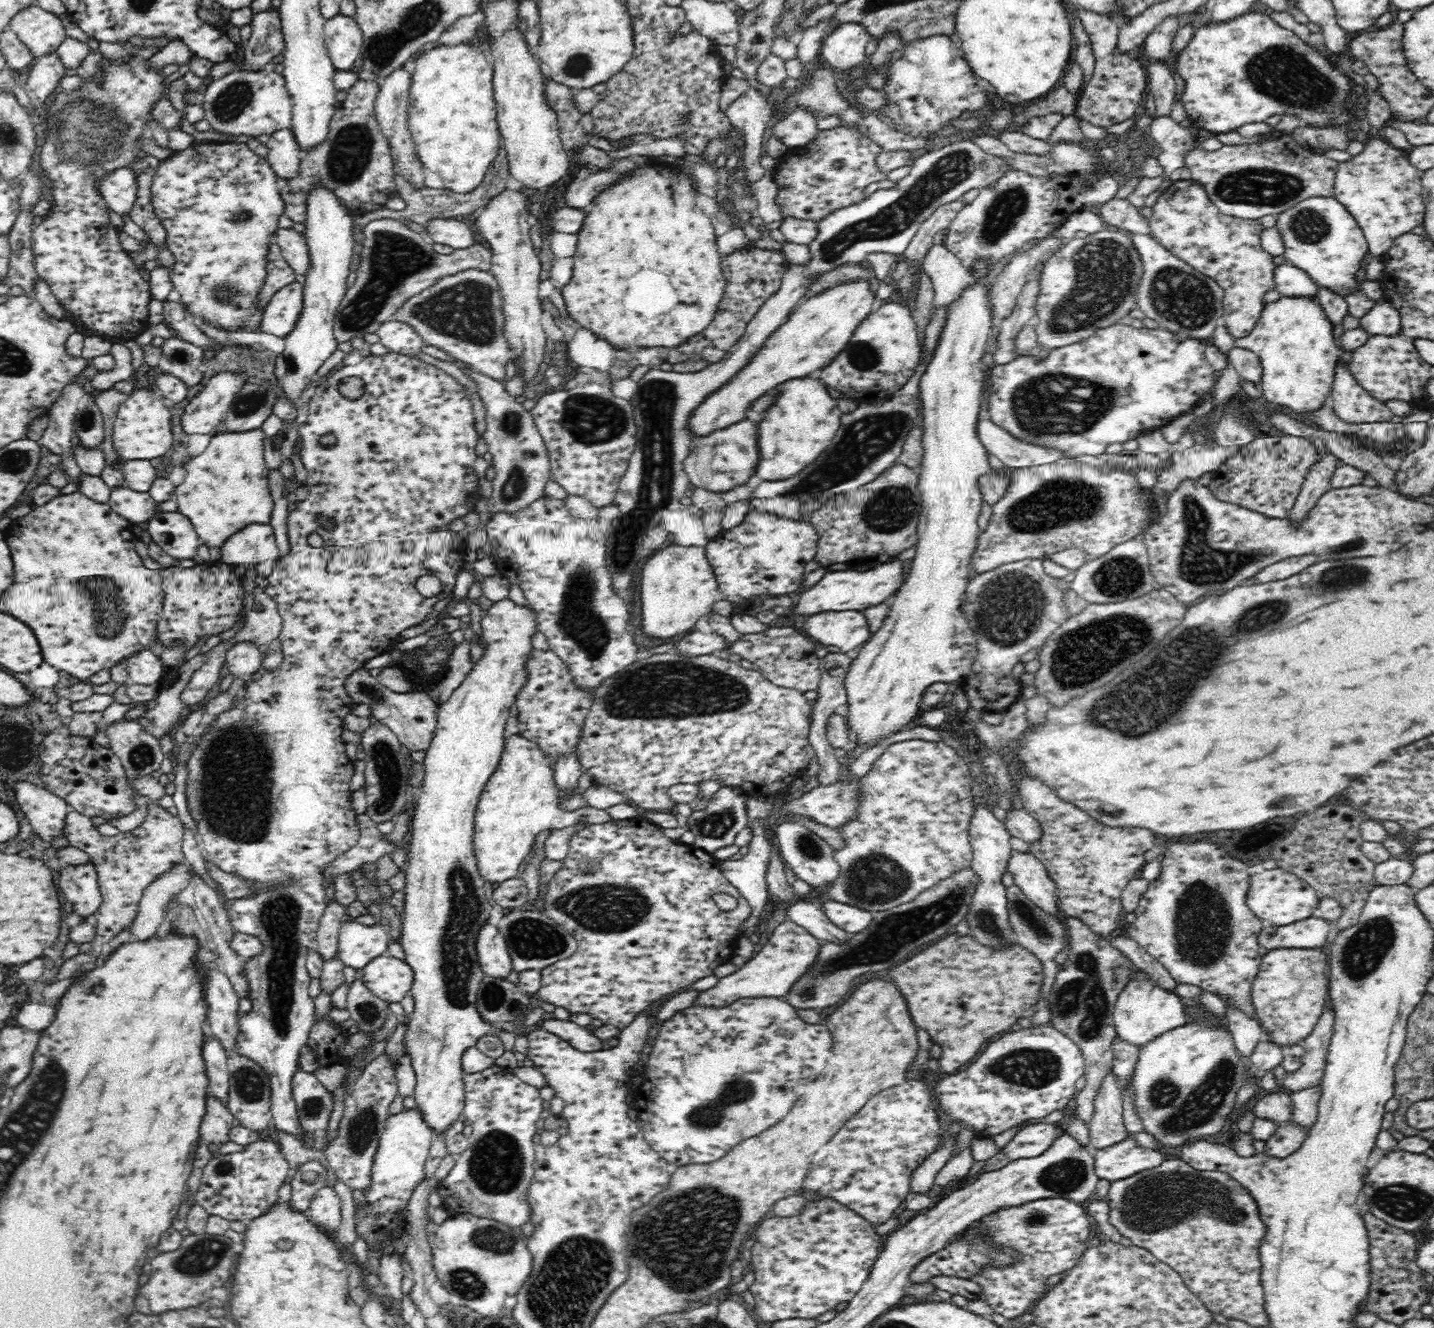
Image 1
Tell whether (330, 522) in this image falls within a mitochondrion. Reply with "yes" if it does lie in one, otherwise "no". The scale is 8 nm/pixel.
no

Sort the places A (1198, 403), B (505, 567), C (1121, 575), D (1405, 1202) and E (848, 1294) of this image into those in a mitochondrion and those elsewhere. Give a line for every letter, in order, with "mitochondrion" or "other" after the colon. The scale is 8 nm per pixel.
A: other
B: other
C: mitochondrion
D: mitochondrion
E: other

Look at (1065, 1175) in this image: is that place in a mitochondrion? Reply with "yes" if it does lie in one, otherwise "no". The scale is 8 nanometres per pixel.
yes

